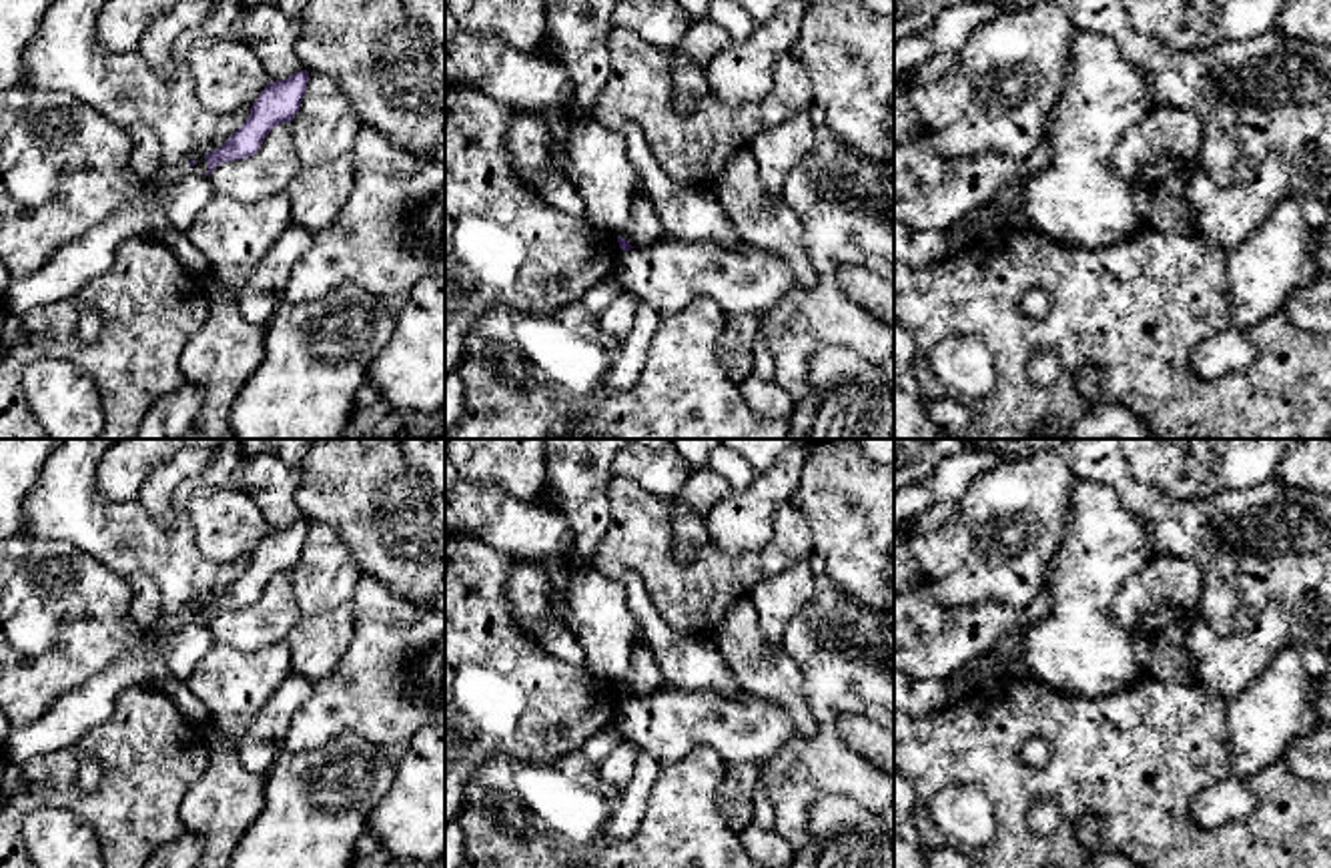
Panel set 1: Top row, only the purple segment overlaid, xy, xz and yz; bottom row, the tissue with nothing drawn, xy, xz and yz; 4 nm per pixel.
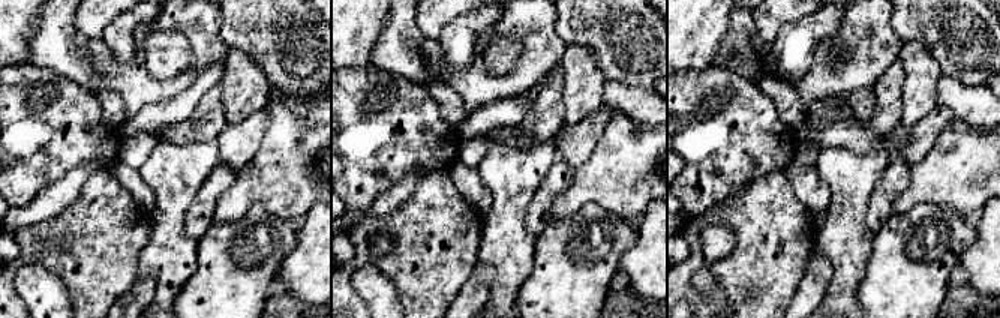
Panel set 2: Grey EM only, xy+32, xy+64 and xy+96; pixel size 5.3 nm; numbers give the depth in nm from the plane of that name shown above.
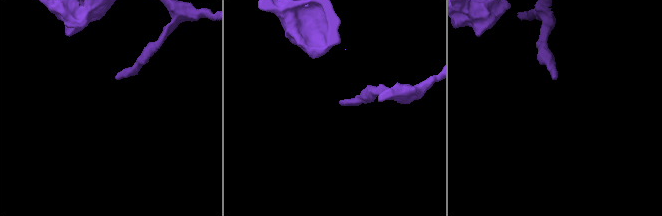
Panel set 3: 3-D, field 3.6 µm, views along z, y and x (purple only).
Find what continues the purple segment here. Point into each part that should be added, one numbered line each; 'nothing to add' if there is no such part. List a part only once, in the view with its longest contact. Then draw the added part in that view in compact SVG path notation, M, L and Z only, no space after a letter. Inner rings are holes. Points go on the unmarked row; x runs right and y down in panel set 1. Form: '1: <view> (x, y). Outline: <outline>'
nothing to add

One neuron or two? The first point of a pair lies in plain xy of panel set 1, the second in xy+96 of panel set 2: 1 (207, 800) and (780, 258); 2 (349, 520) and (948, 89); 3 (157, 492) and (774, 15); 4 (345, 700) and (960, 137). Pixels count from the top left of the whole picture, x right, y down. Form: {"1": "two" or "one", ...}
{"1": "two", "2": "two", "3": "two", "4": "one"}

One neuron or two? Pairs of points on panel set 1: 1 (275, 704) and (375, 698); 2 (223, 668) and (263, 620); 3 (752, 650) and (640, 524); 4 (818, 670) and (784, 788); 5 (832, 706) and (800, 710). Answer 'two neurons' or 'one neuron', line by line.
1: two neurons
2: two neurons
3: two neurons
4: one neuron
5: two neurons

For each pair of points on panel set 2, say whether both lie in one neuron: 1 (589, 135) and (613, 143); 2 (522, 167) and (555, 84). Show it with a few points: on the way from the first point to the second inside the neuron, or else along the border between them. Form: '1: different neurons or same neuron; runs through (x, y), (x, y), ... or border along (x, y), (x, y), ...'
1: different neurons; border along (613, 108), (594, 150), (577, 167)
2: different neurons; border along (550, 140), (537, 143)

